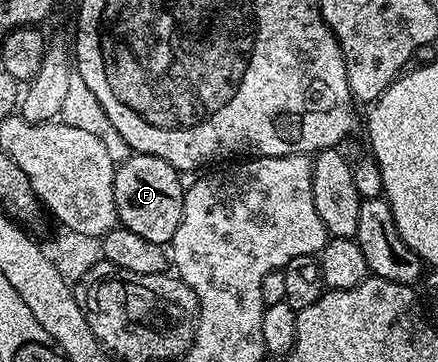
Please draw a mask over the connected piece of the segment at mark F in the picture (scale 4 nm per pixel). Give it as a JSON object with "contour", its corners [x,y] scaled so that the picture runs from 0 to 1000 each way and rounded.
{"contour":[[[304,420],[265,456],[260,572],[267,613],[306,638],[306,649],[342,660],[342,671],[381,680],[397,660],[397,638],[406,638],[406,616],[416,616],[425,511],[411,503],[411,489],[413,470],[379,450],[379,439]]]}

